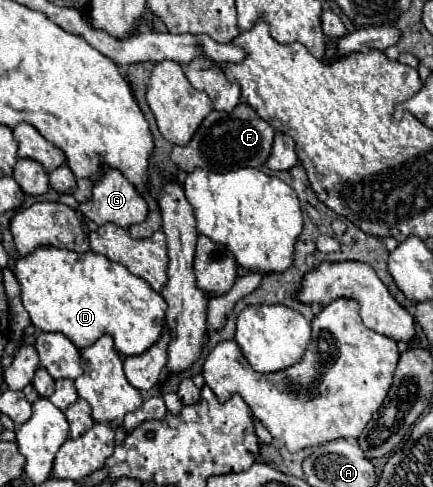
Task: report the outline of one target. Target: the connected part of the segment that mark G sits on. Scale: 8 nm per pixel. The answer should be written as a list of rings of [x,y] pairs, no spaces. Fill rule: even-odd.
[[[110,168],[92,190],[92,200],[80,204],[80,210],[92,222],[118,224],[128,228],[140,224],[148,216],[148,204],[134,184],[116,168]]]

